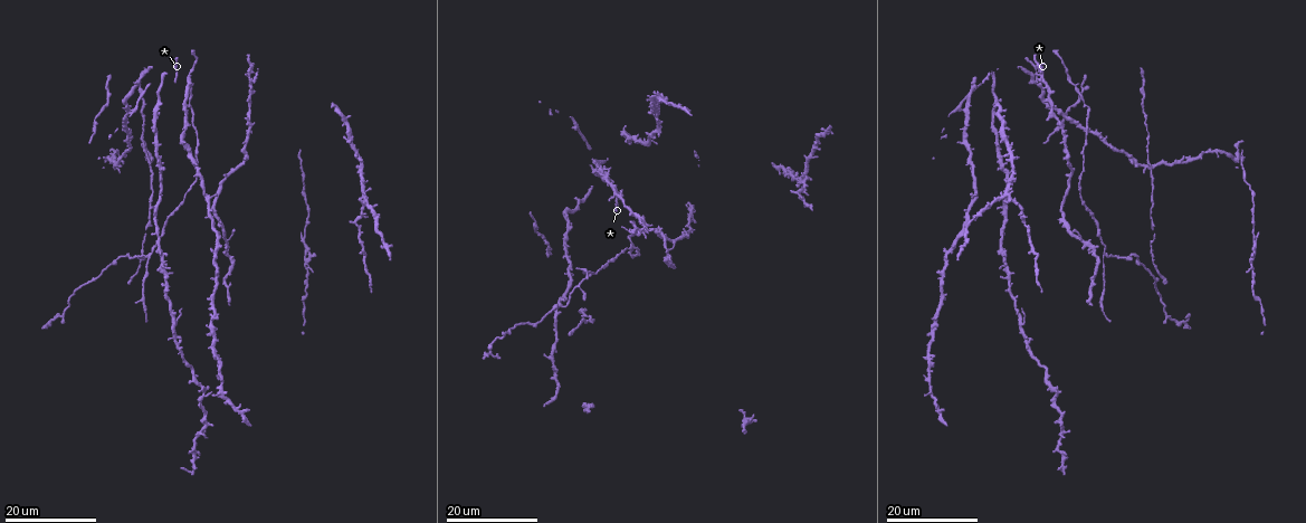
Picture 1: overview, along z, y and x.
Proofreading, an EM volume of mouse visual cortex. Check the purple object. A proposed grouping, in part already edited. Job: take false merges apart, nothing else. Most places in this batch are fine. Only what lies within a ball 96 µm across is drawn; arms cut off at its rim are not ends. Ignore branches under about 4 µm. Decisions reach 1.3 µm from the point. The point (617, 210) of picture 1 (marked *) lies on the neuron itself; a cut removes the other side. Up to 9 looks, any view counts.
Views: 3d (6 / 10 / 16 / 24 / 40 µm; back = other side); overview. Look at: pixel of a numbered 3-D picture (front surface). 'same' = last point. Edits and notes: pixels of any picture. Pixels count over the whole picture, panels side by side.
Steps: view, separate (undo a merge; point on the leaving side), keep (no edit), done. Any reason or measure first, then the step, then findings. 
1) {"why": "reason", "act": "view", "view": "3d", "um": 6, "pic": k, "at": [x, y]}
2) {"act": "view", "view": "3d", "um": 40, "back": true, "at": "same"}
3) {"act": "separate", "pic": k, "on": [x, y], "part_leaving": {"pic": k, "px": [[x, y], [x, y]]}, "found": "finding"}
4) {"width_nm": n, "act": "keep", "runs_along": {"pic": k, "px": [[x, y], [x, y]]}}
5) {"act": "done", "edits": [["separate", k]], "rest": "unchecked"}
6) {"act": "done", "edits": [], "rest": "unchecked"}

{"why": "small branch off a trunk", "act": "view", "view": "3d", "um": 24, "pic": 1, "at": [1105, 142]}

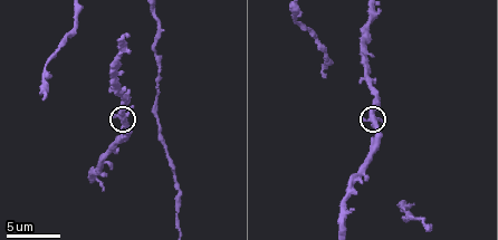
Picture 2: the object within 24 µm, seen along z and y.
{"act": "view", "view": "3d", "um": 10, "pic": 2, "at": [124, 116]}

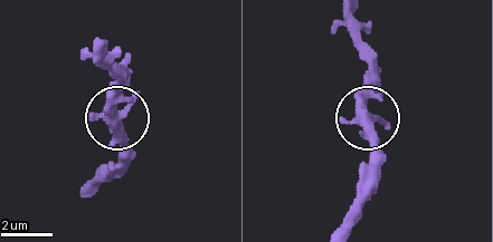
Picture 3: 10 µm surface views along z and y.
{"arms": 3, "act": "keep", "runs_along": {"pic": 3, "px": [[350, 12], [364, 69], [371, 164]]}, "found": "continuous, no second neuron"}

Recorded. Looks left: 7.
{"act": "view", "view": "3d", "um": 24, "pic": 1, "at": [1103, 253]}

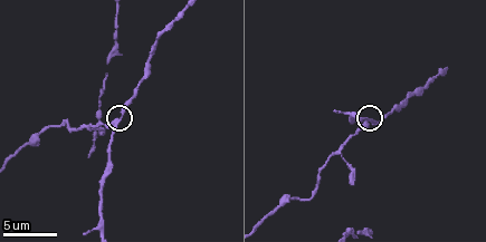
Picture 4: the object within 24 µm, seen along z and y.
{"act": "view", "view": "3d", "um": 10, "pic": 4, "at": [367, 119]}

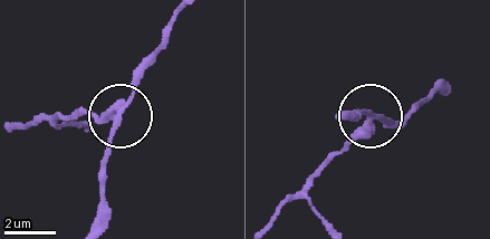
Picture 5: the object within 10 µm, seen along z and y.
{"why": "closer look", "act": "view", "view": "3d", "um": 6, "pic": 5, "at": [118, 114]}

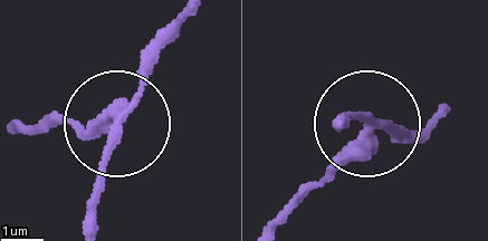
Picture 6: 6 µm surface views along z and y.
{"width_nm": 260, "act": "separate", "pic": 6, "on": [77, 121], "part_leaving": {"pic": 6, "px": [[112, 113], [16, 124]]}, "found": "two neurons meet here"}

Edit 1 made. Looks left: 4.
{"why": "three arms meet", "act": "view", "view": "3d", "um": 16, "pic": 1, "at": [804, 173]}

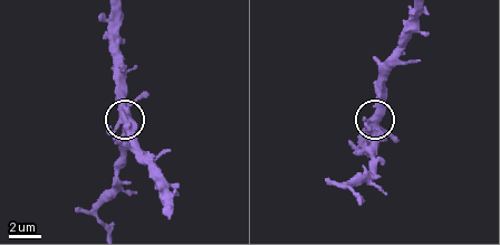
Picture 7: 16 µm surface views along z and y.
{"act": "view", "view": "3d", "um": 10, "at": "same"}

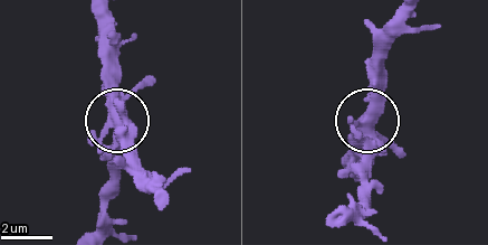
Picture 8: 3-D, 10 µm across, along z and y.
{"act": "view", "view": "3d", "um": 6, "pic": 8, "at": [115, 123]}

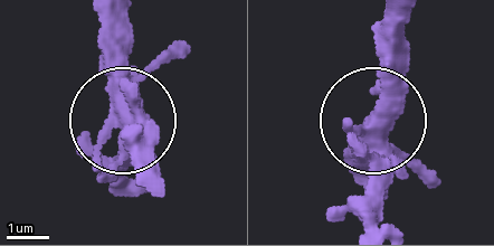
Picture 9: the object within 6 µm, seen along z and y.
{"side_arm_um": 21, "act": "keep", "runs_along": {"pic": 9, "px": [[107, 22], [107, 97], [129, 140]]}, "found": "all the same neuron"}

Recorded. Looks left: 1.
{"act": "done", "edits": [["separate", 6]], "rest": "unchecked"}

